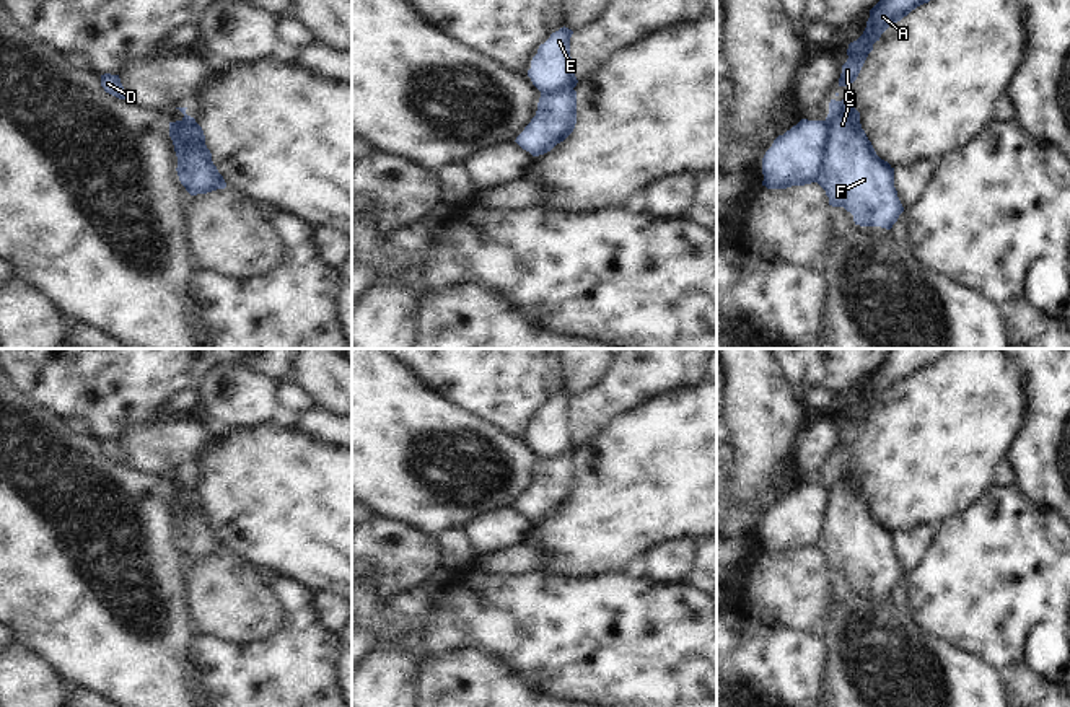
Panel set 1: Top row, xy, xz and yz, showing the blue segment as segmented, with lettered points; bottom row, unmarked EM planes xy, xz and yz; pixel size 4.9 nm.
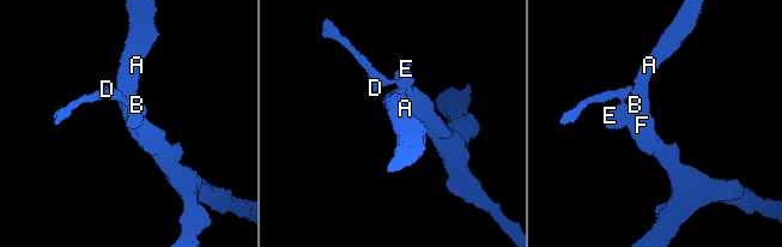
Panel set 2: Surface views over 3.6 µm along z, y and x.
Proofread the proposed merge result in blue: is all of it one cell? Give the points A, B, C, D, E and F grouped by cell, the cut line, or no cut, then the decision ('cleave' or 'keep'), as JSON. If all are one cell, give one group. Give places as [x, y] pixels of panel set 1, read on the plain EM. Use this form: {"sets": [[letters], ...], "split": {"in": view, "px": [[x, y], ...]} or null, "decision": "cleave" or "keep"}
{"sets": [["A", "B", "C", "F"], ["D", "E"]], "split": {"in": "yz", "px": [[826, 486], [826, 522], [815, 546]]}, "decision": "cleave"}

